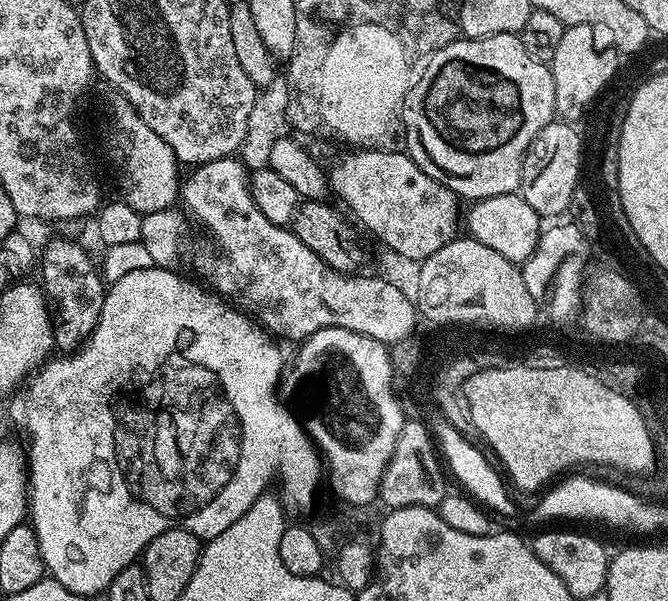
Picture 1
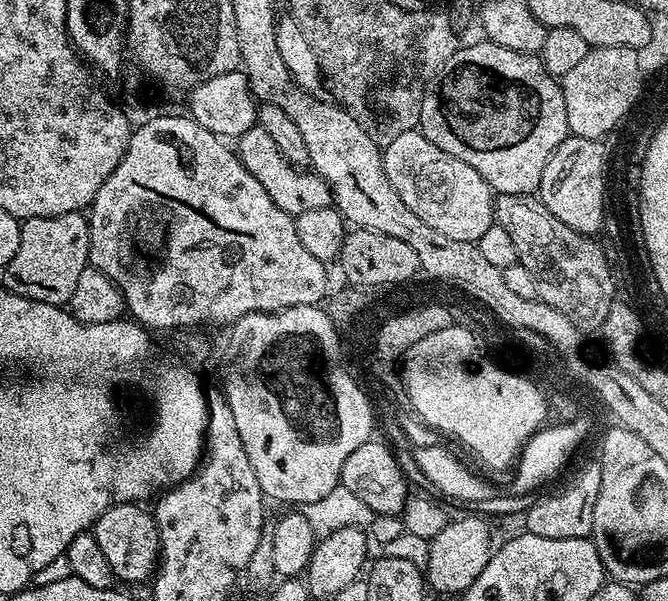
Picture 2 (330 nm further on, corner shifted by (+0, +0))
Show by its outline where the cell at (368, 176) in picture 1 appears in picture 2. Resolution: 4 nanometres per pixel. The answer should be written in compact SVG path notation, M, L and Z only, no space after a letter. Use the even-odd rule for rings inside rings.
M259 126L246 130L246 134L238 137L238 155L240 160L262 182L266 194L274 198L274 206L282 206L292 217L302 214L305 208L327 208L333 203L330 186L315 172L311 170L301 170L297 165L292 164L282 156L282 150L274 146L274 141L270 139L270 134Z

